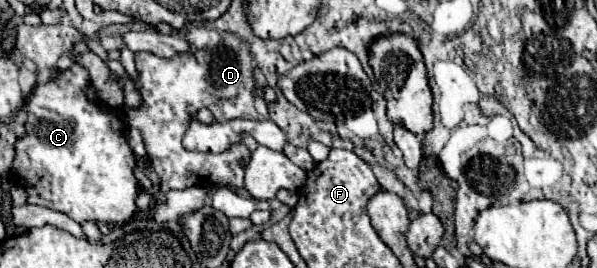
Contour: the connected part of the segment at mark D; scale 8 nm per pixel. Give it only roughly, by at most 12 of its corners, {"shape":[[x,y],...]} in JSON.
{"shape":[[184,33],[172,59],[134,53],[142,133],[162,191],[244,187],[246,145],[182,147],[198,109],[260,119],[256,61],[236,33]]}

